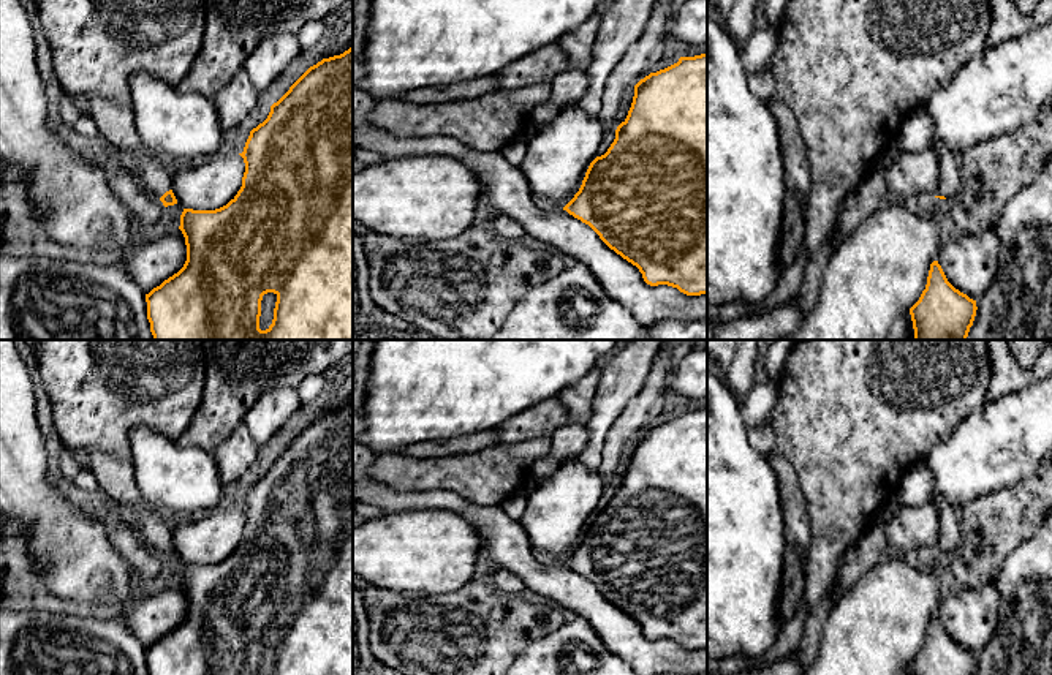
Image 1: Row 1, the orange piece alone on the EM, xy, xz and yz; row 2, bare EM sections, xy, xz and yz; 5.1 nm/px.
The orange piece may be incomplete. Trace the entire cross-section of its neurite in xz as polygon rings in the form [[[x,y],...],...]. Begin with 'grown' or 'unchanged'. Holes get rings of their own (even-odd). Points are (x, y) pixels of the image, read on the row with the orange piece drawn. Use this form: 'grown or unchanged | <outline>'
unchanged | [[[707,54],[680,57],[677,63],[650,73],[634,85],[631,107],[617,126],[614,142],[590,163],[579,191],[563,210],[588,224],[611,250],[636,266],[647,285],[668,285],[687,296],[707,294]]]

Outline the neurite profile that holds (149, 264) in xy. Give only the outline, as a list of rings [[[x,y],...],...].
[[[171,229],[152,242],[138,243],[122,266],[144,294],[177,273],[187,261],[185,237],[180,229]]]

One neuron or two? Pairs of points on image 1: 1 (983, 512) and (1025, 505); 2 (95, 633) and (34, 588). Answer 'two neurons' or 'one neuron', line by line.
1: one neuron
2: two neurons

